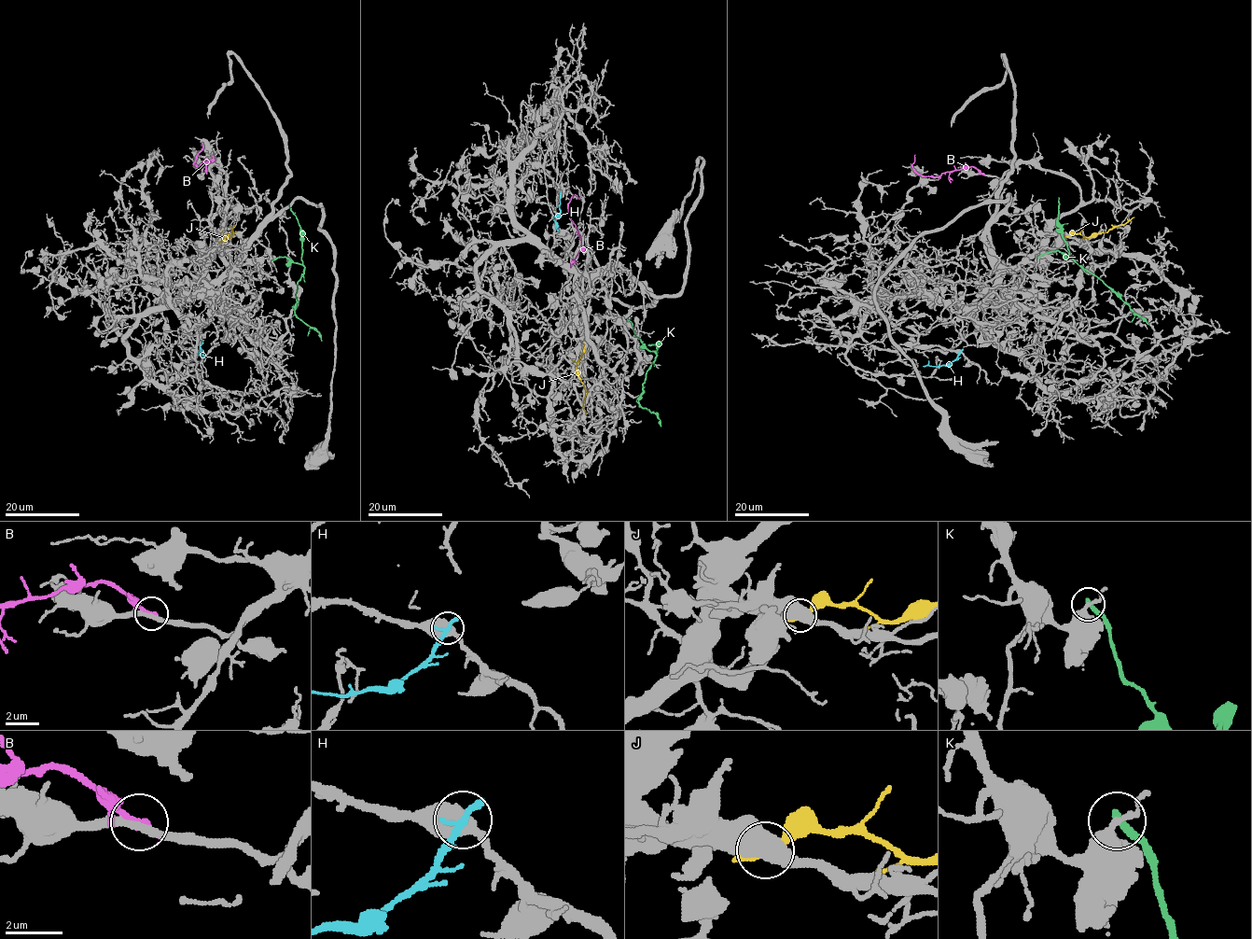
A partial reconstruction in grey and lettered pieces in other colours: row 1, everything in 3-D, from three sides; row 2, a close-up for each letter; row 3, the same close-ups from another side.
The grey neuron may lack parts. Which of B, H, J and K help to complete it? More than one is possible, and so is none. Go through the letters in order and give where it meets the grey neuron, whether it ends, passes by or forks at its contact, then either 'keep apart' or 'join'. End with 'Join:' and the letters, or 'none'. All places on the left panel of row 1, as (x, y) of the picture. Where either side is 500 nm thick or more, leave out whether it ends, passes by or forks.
B: (201, 167) | it ends | keep apart
H: (201, 343) | it ends | keep apart
J: (229, 238) | keep apart
K: (271, 260) | it ends | keep apart
Join: none

